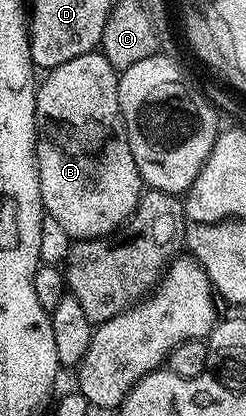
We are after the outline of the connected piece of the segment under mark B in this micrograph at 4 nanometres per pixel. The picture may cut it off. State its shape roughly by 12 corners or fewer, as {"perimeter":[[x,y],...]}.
{"perimeter":[[101,52],[42,75],[44,211],[115,233],[145,183]]}

